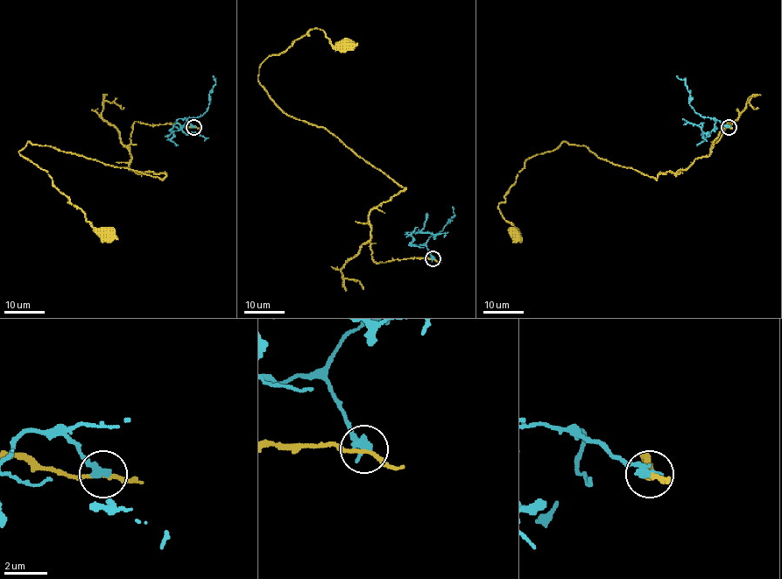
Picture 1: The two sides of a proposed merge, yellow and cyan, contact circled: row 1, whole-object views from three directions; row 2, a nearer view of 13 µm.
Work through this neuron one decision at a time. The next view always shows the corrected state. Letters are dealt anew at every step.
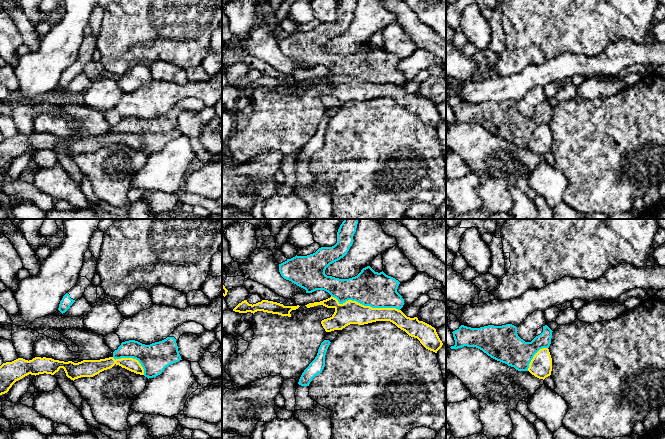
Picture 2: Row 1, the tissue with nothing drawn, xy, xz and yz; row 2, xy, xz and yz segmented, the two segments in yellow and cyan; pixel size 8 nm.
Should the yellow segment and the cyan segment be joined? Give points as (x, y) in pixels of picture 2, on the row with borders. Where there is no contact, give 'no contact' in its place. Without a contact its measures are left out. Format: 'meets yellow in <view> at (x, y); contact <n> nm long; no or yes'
meets yellow in xz at (365, 306); contact 550 nm long; no

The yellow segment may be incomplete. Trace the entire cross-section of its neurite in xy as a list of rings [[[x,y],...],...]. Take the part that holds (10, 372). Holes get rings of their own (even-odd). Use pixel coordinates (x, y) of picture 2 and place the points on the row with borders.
[[[35,357],[29,361],[18,358],[0,366],[0,395],[7,393],[16,381],[29,374],[35,376],[44,373],[54,375],[60,368],[63,368],[66,376],[74,381],[81,377],[93,377],[112,368],[115,364],[136,374],[144,375],[143,367],[138,360],[133,358],[115,360],[113,357],[109,357],[100,360],[83,360],[78,363],[46,357]]]

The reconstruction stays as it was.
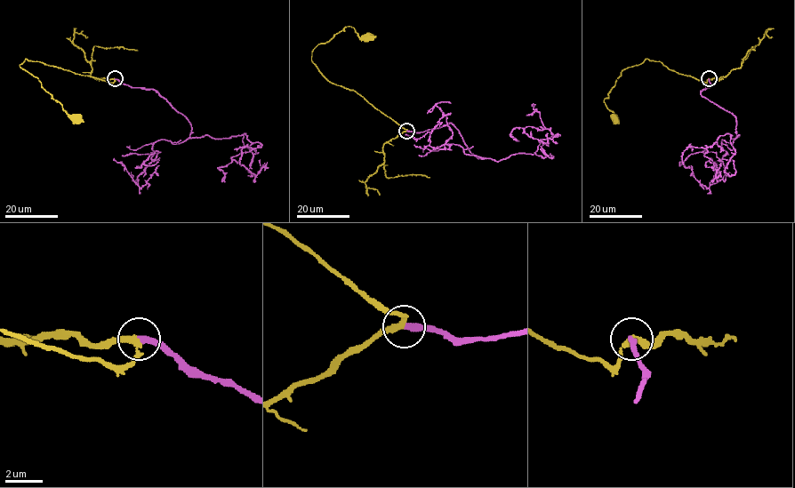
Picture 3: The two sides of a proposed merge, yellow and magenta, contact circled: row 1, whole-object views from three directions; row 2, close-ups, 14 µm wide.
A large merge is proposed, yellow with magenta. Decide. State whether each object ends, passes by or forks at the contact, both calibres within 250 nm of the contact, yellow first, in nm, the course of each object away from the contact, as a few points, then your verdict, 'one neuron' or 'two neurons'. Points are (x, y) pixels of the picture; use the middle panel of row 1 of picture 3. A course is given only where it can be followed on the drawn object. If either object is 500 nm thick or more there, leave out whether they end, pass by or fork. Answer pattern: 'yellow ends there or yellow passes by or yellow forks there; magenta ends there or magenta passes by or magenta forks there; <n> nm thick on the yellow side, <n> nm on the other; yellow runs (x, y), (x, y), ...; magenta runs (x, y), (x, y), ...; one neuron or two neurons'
yellow passes by; magenta ends there; 280 nm thick on the yellow side, 320 nm on the other; yellow runs (406, 131), (360, 95), (330, 83), (311, 60), (318, 44), (347, 27), (360, 38), (369, 37); magenta runs (406, 131), (451, 123), (477, 158), (499, 161), (534, 154), (553, 135), (526, 127), (544, 143), (560, 135); one neuron

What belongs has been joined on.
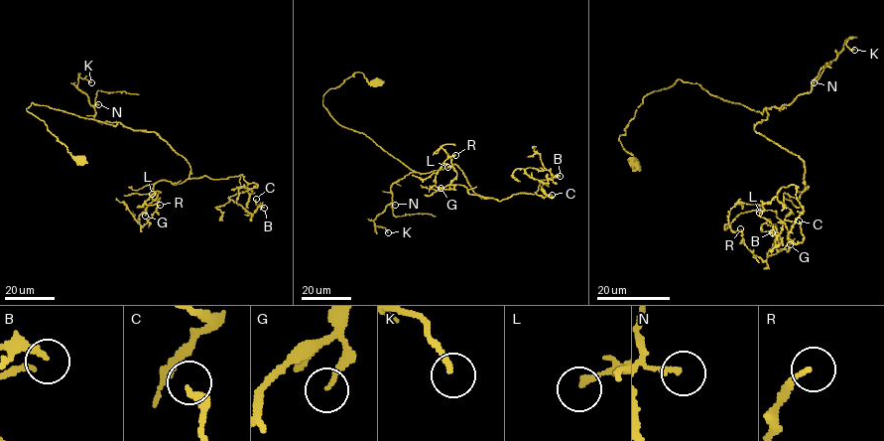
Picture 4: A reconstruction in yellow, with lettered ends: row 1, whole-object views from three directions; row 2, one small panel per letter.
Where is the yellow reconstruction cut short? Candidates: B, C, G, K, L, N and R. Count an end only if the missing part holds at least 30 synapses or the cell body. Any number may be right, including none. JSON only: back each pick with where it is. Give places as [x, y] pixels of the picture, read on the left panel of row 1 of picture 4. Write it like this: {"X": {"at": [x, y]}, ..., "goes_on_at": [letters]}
{"goes_on_at": []}

